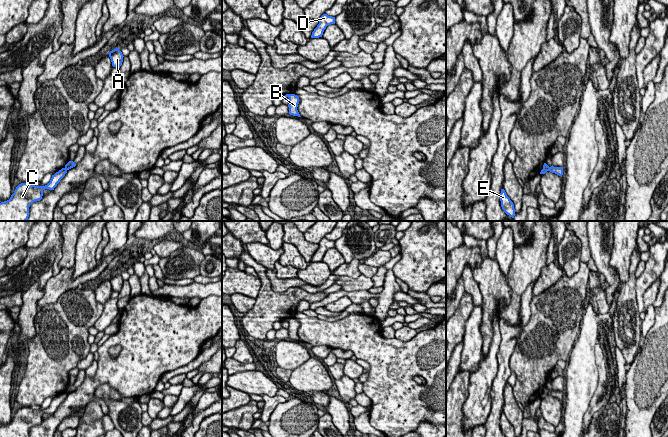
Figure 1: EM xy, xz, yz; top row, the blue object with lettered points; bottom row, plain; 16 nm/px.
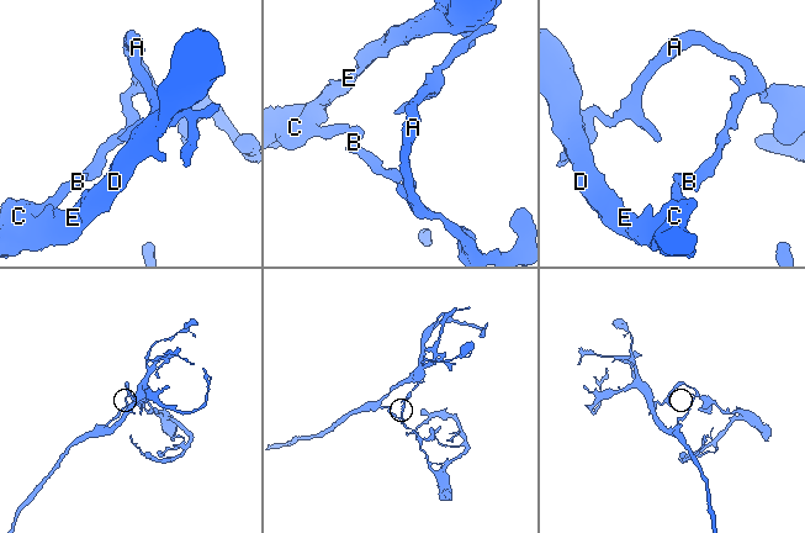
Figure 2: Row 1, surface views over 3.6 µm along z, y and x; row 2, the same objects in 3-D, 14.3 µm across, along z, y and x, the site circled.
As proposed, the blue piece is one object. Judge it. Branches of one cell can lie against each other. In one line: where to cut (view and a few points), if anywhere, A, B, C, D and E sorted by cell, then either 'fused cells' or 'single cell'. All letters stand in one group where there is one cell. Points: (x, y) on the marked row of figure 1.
cut in xy along (65, 167), (67, 169); A B / C D E; fused cells

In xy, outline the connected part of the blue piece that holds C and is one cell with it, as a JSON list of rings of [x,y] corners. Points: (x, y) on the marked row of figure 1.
[[[62,168],[45,186],[35,186],[30,183],[19,184],[10,199],[0,203],[0,221],[26,221],[29,217],[29,207],[35,201],[40,201],[45,189],[54,190],[67,173]]]

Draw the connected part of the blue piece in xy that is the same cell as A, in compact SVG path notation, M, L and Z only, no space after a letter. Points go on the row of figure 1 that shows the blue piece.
M116 48L116 49L108 52L108 54L111 59L112 66L120 68L120 66L122 65L124 56L123 56L122 52L119 50L119 48Z

